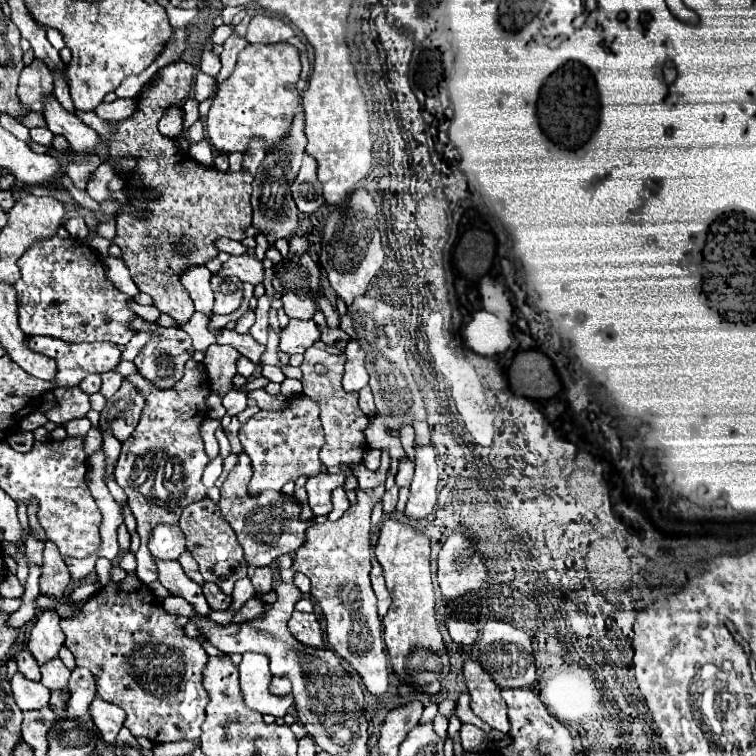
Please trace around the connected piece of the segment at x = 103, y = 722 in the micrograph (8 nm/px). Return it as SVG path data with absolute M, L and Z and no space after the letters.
M95 697L93 699L93 705L89 709L89 715L95 721L97 729L101 731L101 737L109 745L115 745L115 737L117 737L119 729L125 723L125 713L121 711L121 707L117 707L113 703L107 703L107 701Z

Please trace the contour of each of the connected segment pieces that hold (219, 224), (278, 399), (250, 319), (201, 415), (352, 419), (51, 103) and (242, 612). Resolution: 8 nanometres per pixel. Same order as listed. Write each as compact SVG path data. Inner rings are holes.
M175 61L155 75L151 85L139 95L137 99L137 111L123 119L117 121L113 127L113 133L103 141L107 147L109 157L135 157L137 167L125 175L125 181L137 189L149 189L157 193L155 199L151 197L131 197L129 203L135 207L133 211L123 211L117 215L117 233L113 243L119 245L123 251L123 261L127 269L131 271L131 277L135 285L139 287L141 293L147 293L153 297L155 307L175 319L177 323L187 323L191 315L195 313L193 301L189 301L189 293L185 293L185 287L181 283L181 275L189 267L203 267L209 259L217 257L219 249L215 247L215 241L219 237L229 237L243 241L245 239L245 229L251 227L251 183L253 175L245 169L241 171L217 171L215 167L205 167L197 163L187 151L181 151L175 145L175 139L165 137L157 129L157 119L163 115L169 107L173 105L183 105L183 101L191 95L191 87L195 81L195 67L185 61ZM137 211L147 211L147 217L137 217Z
M257 389L257 391L251 391L249 397L253 397L257 401L257 405L265 411L283 411L287 407L287 397L285 395L269 395L265 389Z
M249 309L249 311L245 311L245 314L237 321L234 330L239 334L247 334L253 323L255 323L255 311Z
M193 359L187 361L183 379L177 381L175 387L171 389L157 389L141 375L131 375L127 379L133 381L137 389L141 389L147 405L141 413L137 429L121 447L121 455L115 467L115 481L127 495L127 503L137 519L137 533L141 535L141 547L135 553L137 577L145 585L151 585L153 581L157 581L157 567L147 549L147 539L153 527L159 523L177 525L181 511L189 503L201 501L207 495L201 483L201 475L209 463L209 457L203 449L199 427L201 421L207 417L205 397L209 395L209 385L207 385L205 367ZM157 491L171 491L171 511L155 505Z
M315 347L307 349L305 361L301 365L303 393L307 397L311 397L321 409L321 423L323 423L323 431L325 431L325 445L321 449L321 463L325 467L361 463L363 455L367 451L363 431L369 425L369 417L357 405L359 393L343 391L343 387L341 387L341 377L345 371L343 365L345 365L345 355L331 355L327 351L315 349Z
M53 93L49 97L43 97L43 117L47 121L47 127L55 135L67 137L73 151L89 153L97 147L99 135L91 127L87 127L77 115L65 111Z
M253 597L253 599L249 599L249 601L235 613L235 617L233 617L231 621L233 621L233 623L245 623L245 621L249 621L249 619L259 617L263 611L265 611L265 603L259 601L257 597Z

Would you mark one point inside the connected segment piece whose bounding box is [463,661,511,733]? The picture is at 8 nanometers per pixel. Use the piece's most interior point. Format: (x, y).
(486, 701)

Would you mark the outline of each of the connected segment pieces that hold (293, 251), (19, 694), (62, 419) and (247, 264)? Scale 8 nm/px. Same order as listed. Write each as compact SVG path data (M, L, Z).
M295 235L295 237L289 239L289 259L291 259L291 257L301 257L301 255L305 255L307 249L309 249L309 243L307 243L305 237L297 237L297 235Z
M19 671L13 675L13 679L9 683L11 683L13 695L15 695L15 703L19 705L21 711L41 709L49 703L49 689L41 683L25 679Z
M77 387L77 389L55 389L55 399L59 401L57 407L47 411L47 419L53 423L67 423L77 417L85 417L87 411L91 409L89 397Z
M241 255L241 257L231 257L221 273L223 277L237 277L239 281L247 281L251 285L259 285L263 281L263 263L249 257L249 255Z

